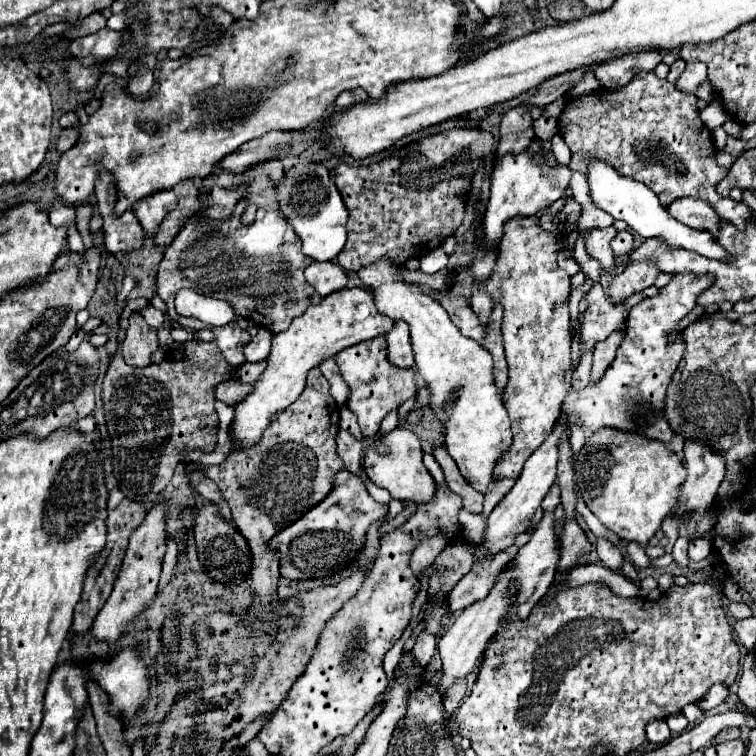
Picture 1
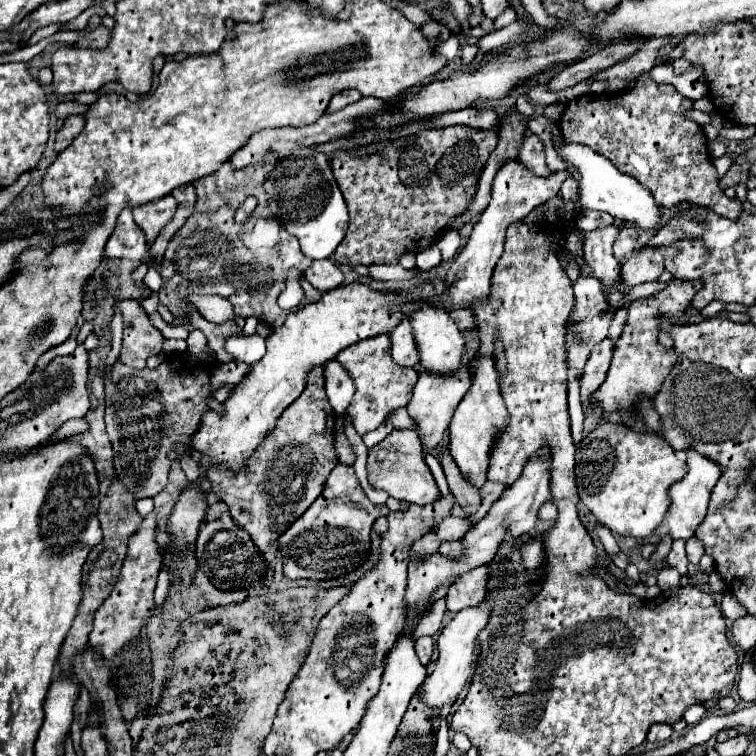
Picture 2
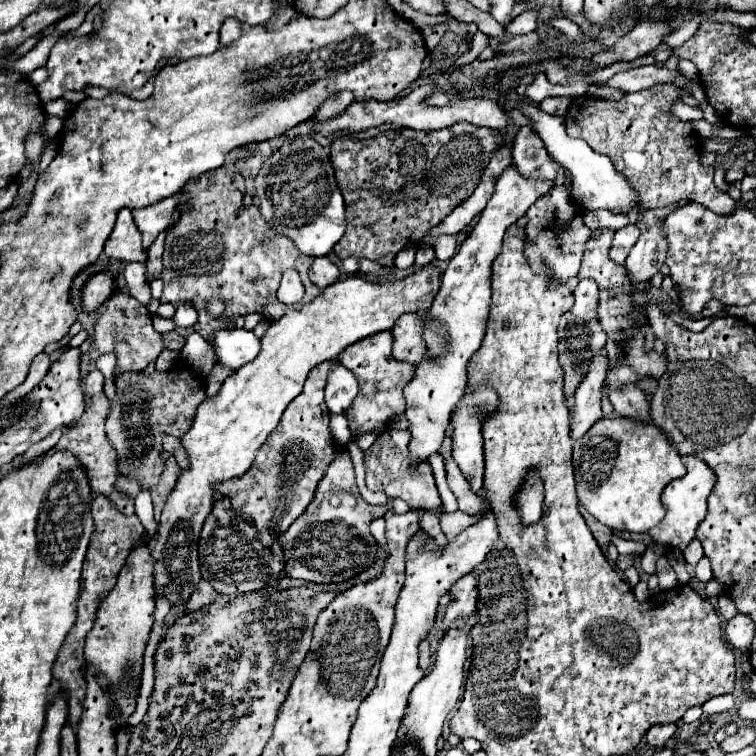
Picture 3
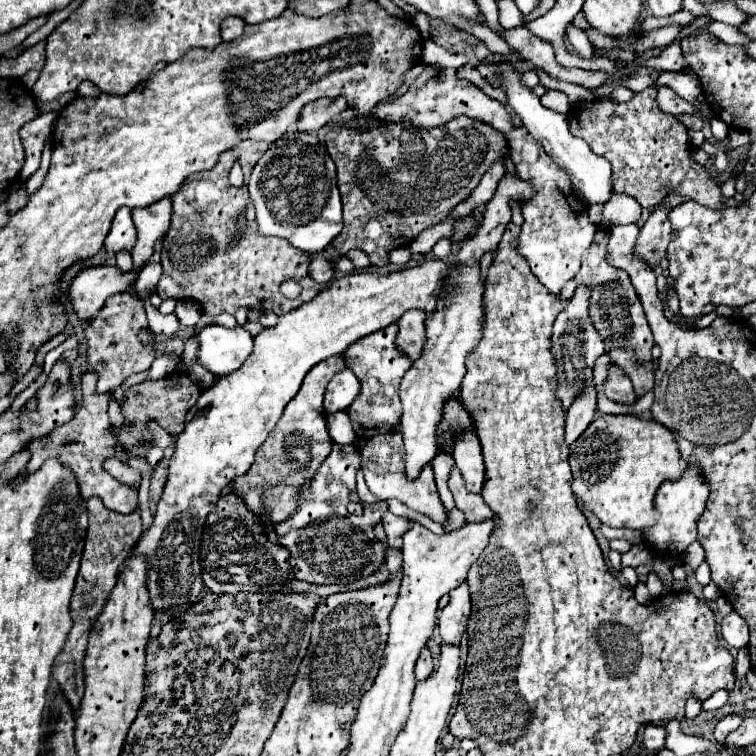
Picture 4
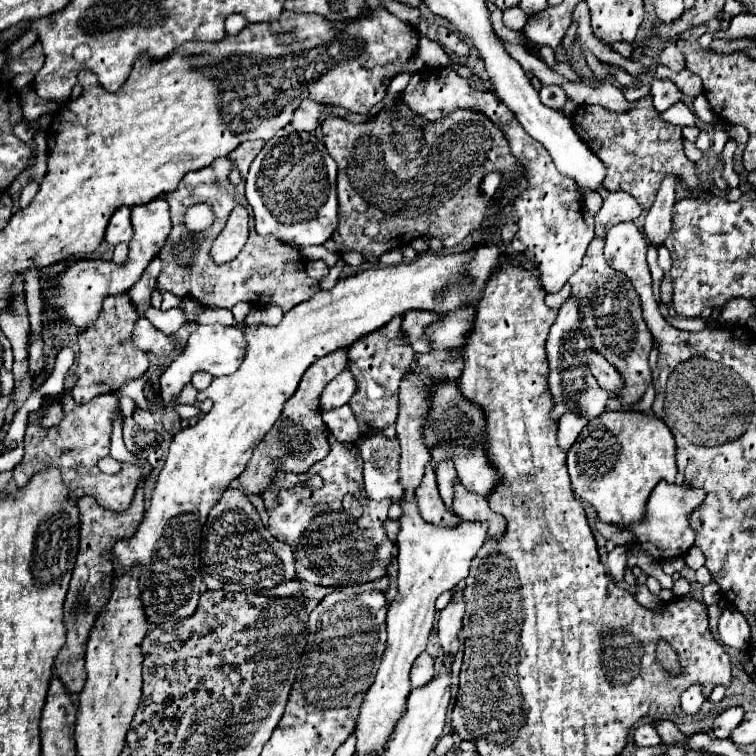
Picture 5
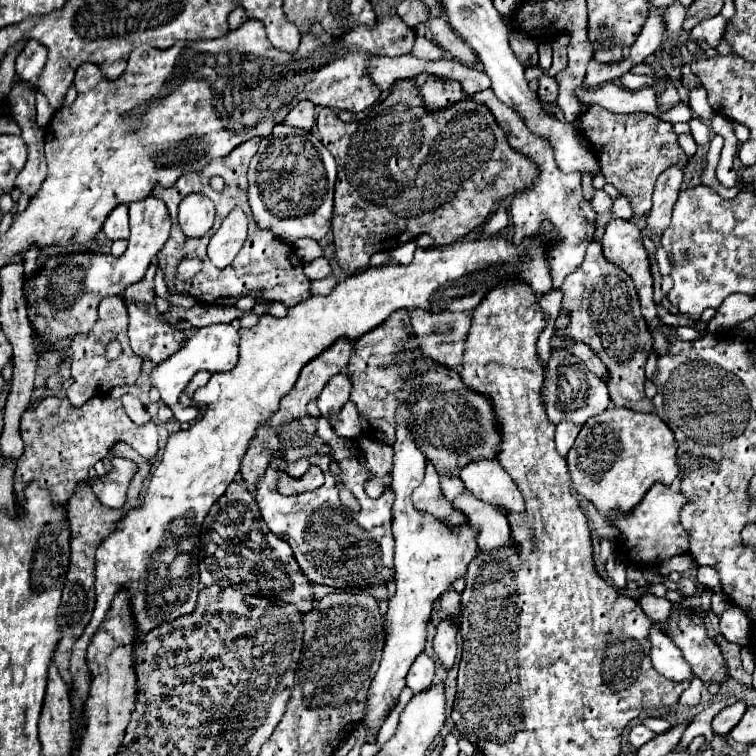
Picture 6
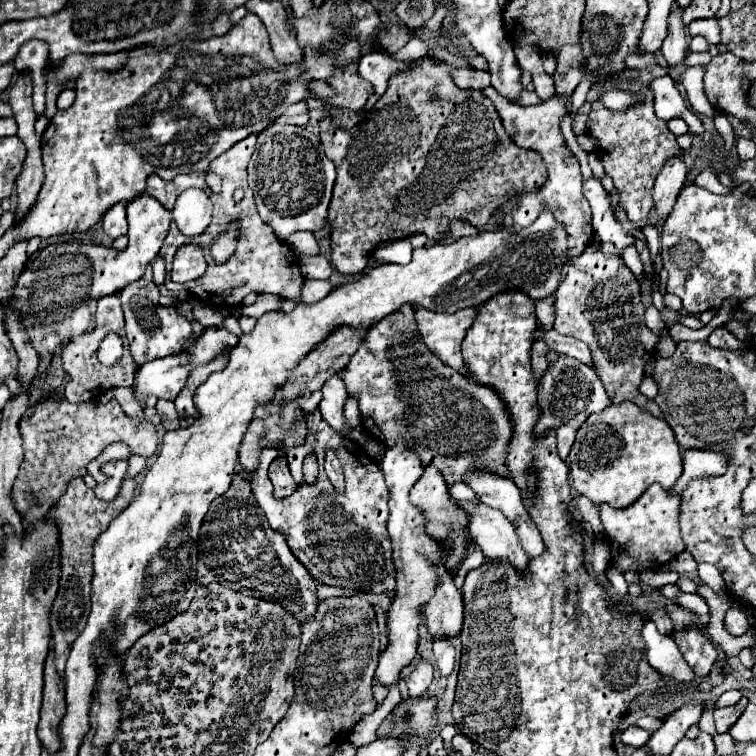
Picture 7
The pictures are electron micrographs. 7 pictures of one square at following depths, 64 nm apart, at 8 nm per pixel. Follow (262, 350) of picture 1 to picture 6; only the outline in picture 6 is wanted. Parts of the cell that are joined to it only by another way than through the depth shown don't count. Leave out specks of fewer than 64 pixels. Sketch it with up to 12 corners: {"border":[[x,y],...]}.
{"border":[[230,324],[196,330],[180,352],[150,372],[150,384],[180,422],[198,408],[178,404],[200,372],[236,364],[238,330]]}

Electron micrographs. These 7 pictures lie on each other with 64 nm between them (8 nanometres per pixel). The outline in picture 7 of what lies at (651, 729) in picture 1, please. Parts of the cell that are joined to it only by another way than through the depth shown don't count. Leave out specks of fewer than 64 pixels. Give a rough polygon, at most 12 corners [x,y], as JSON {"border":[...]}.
{"border":[[630,726],[620,734],[622,744],[638,748],[650,740],[650,732]]}

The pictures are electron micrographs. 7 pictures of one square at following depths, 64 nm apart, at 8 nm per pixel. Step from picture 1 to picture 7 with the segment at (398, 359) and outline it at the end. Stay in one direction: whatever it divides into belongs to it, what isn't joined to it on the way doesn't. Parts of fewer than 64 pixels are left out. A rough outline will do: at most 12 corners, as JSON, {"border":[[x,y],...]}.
{"border":[[478,308],[454,314],[416,310],[426,346],[468,374],[460,343]]}

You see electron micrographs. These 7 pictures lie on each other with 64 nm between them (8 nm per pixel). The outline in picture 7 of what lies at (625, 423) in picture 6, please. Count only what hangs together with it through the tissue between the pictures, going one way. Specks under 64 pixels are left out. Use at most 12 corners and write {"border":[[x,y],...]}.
{"border":[[630,400],[588,416],[574,490],[630,506],[682,476],[672,428]]}

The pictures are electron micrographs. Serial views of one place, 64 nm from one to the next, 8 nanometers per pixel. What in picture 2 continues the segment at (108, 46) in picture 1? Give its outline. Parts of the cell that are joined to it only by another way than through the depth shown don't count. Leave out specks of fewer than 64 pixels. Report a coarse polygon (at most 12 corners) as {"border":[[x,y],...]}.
{"border":[[96,26],[76,46],[104,48],[108,42],[108,28]]}

